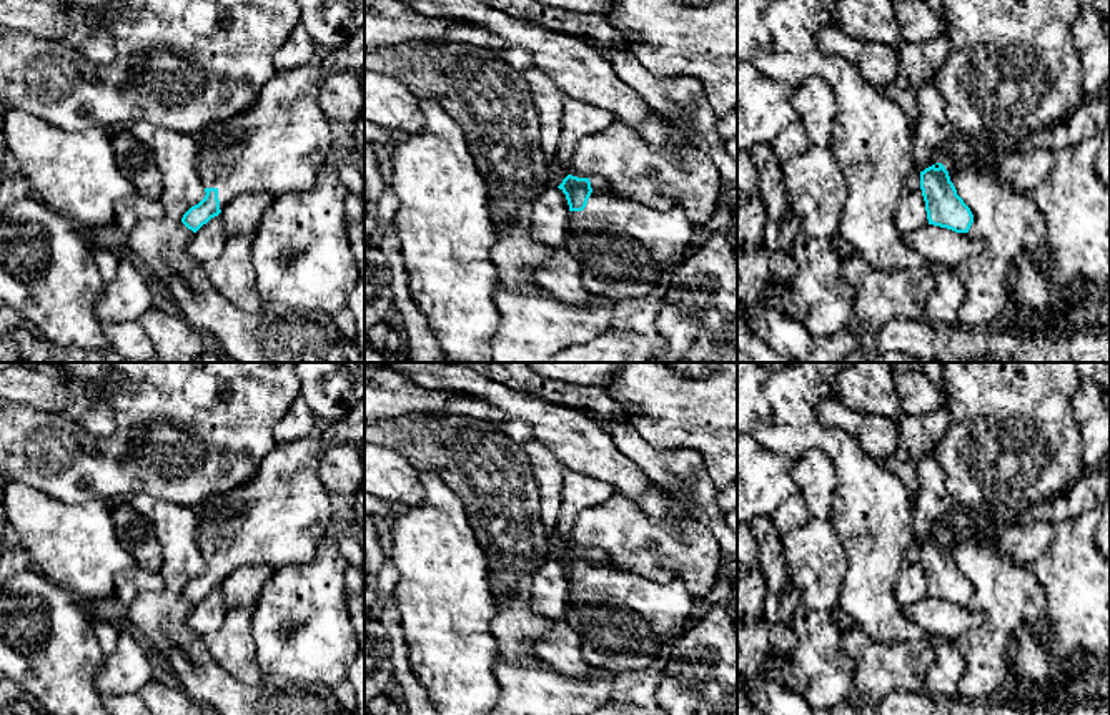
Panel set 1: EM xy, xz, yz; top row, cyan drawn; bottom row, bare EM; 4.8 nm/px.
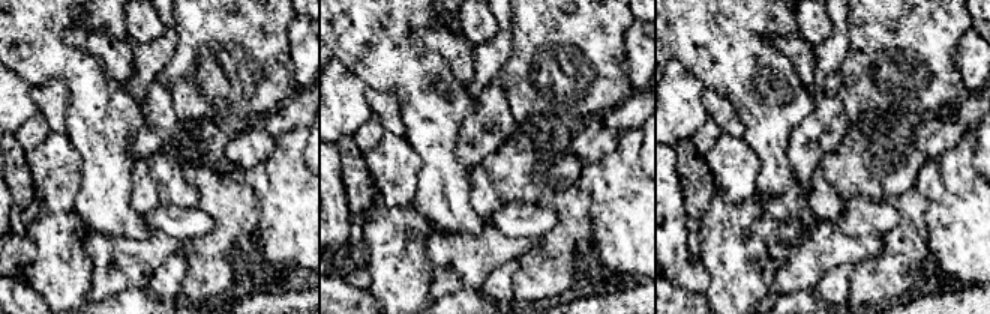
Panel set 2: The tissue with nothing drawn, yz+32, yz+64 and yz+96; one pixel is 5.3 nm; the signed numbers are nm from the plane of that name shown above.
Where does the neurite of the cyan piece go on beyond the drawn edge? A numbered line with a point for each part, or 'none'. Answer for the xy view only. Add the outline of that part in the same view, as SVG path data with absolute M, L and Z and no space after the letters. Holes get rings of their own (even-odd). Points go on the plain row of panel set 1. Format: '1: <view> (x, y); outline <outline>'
1: xy (277, 517); outline M364 399L334 424L278 444L250 481L196 505L196 544L205 560L218 562L220 582L238 567L311 560L318 540L333 530L320 459L331 446L363 439Z

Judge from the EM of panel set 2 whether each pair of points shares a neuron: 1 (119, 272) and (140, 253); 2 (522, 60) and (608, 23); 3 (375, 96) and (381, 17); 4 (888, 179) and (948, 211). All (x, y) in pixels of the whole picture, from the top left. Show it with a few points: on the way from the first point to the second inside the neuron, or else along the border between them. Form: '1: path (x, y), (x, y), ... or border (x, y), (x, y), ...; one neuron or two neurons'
1: path (123, 268), (135, 257); one neuron
2: path (543, 48), (560, 41), (578, 23), (587, 23); one neuron
3: border (368, 86), (377, 90), (393, 90), (402, 111); two neurons
4: border (927, 161), (920, 169), (914, 187); two neurons

